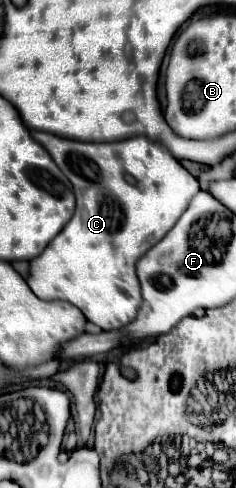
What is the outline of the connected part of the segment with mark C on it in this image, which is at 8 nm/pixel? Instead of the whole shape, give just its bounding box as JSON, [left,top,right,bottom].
[27,131,201,331]

